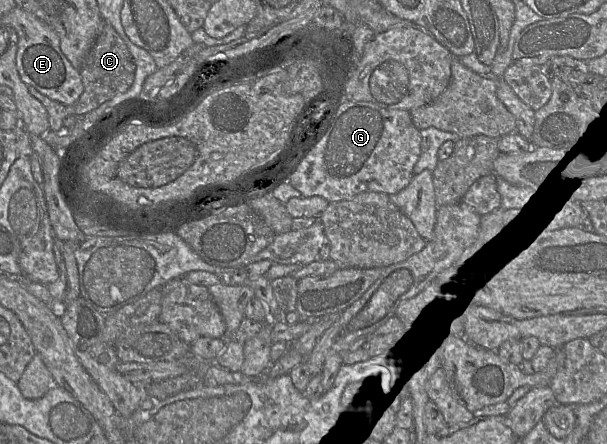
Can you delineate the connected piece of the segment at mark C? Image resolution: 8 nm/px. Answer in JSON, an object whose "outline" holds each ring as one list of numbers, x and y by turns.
{"outline":[[103,20,101,31,80,70,84,91,75,104,66,105,51,100,30,85,28,85,28,91,46,108,50,130,58,132,63,126,66,117,70,115,86,115,116,95,125,93,134,82,135,71,135,61,127,45,116,30,108,22]]}

